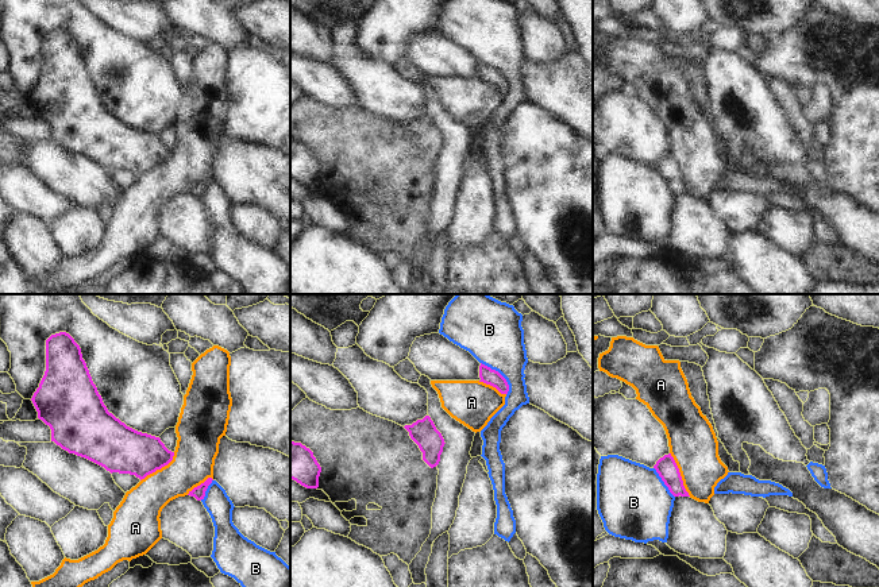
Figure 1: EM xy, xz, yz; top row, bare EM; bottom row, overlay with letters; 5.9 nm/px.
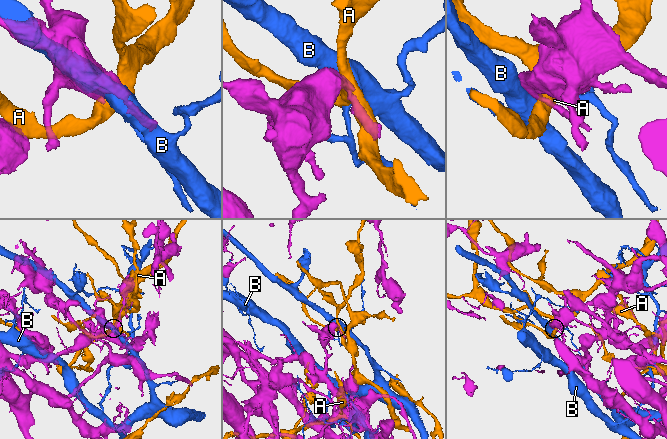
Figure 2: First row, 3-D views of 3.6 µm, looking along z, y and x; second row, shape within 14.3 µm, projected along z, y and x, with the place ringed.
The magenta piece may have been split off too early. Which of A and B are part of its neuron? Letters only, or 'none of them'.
none of them

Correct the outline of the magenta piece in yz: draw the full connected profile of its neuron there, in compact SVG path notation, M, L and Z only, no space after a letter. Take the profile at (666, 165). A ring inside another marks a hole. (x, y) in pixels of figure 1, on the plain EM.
M671 151L660 155L654 163L654 166L656 167L656 170L674 194L690 194L683 184L679 166Z

